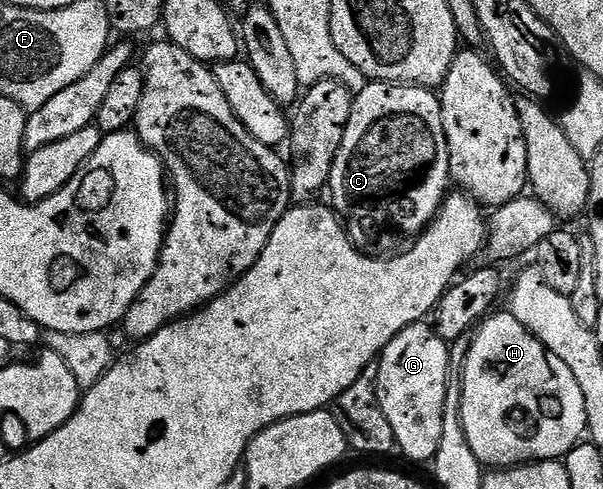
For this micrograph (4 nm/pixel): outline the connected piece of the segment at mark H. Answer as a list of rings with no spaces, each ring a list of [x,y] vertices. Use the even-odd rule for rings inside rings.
[[[491,313],[482,319],[470,338],[470,351],[460,371],[462,380],[462,427],[472,452],[486,468],[513,468],[532,462],[565,459],[566,453],[583,441],[586,429],[584,392],[572,376],[572,368],[547,350],[545,344],[516,316]]]

